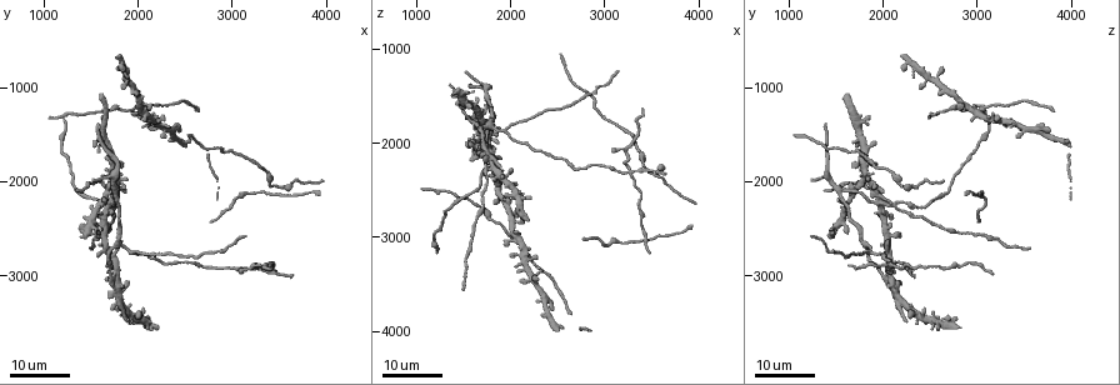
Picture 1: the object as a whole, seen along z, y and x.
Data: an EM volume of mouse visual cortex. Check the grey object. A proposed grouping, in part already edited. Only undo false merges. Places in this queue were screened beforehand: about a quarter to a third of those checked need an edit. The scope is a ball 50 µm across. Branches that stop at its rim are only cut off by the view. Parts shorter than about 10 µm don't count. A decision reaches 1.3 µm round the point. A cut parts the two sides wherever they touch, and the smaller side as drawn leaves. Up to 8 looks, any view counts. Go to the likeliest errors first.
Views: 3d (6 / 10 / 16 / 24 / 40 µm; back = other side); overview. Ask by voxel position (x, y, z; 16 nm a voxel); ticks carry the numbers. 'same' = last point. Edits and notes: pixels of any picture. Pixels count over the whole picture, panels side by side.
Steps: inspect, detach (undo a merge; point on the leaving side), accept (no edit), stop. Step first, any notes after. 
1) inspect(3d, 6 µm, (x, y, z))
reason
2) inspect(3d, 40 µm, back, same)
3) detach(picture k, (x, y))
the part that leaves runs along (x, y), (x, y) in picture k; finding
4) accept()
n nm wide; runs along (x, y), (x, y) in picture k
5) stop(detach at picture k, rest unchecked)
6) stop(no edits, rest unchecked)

inspect(3d, 24 µm, (3280, 2900, 2280))
four-way junction

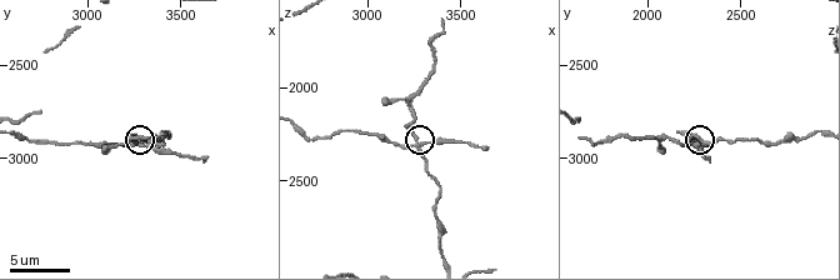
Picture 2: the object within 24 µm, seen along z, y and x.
inspect(3d, 10 µm, (3280, 2920, 2300))

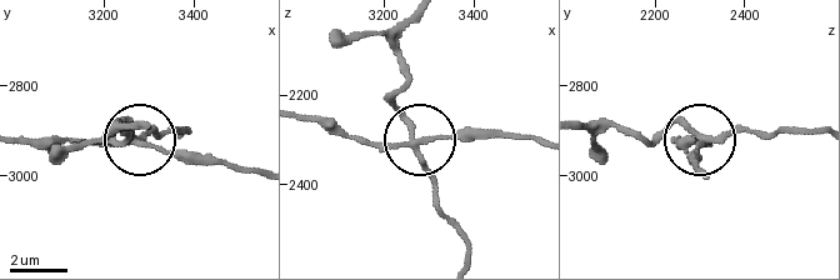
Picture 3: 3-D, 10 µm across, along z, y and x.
detach(picture 3, (394, 108))
4 arms; the part that leaves runs along (413, 145), (438, 206), (470, 256) in picture 3; a second cell is stuck on

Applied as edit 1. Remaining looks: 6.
inspect(3d, 16 µm, (2080, 1260, 3040))
looks like a crossing

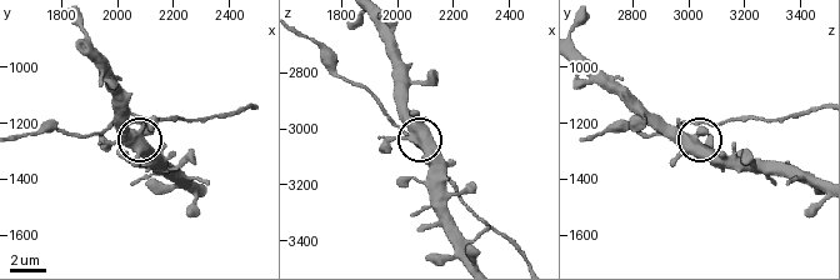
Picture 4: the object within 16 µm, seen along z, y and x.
inspect(3d, 10 µm, (2100, 1280, 3020))

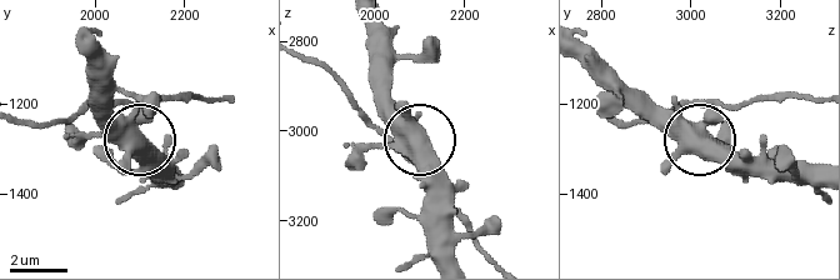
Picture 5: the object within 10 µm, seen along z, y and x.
accept()
4 arms; all the same cell

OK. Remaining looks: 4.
inspect(3d, 16 µm, (1960, 2760, 1860))
arms part here

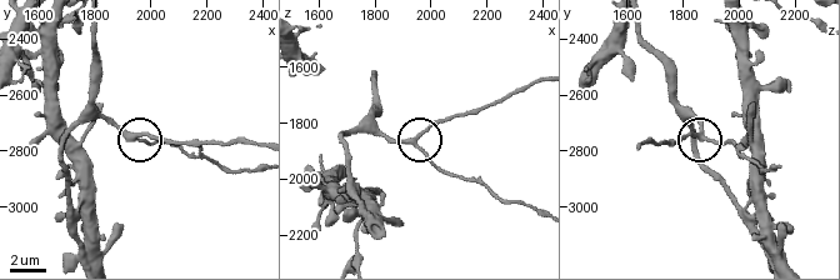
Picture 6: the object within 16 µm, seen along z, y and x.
inspect(3d, 10 µm, (1950, 2750, 1870))

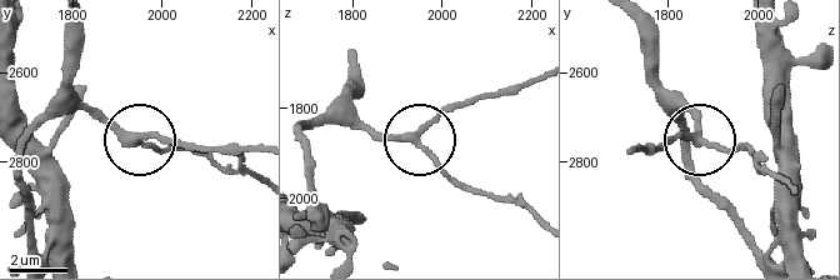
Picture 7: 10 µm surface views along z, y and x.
accept()
3 arms; continuous, no second cell

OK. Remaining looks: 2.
stop(detach at picture 3, rest unchecked)

